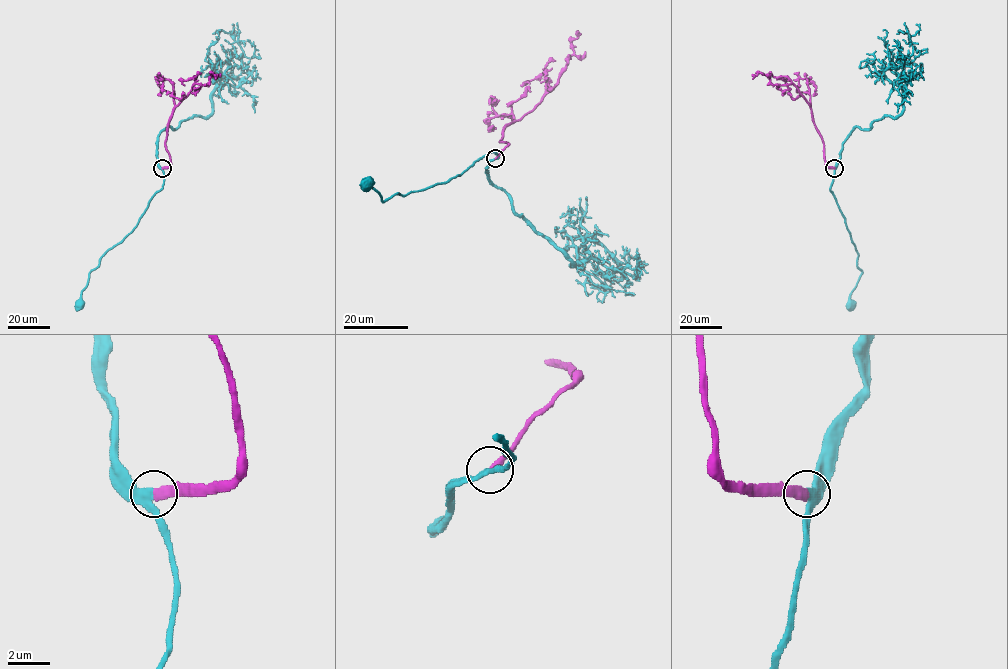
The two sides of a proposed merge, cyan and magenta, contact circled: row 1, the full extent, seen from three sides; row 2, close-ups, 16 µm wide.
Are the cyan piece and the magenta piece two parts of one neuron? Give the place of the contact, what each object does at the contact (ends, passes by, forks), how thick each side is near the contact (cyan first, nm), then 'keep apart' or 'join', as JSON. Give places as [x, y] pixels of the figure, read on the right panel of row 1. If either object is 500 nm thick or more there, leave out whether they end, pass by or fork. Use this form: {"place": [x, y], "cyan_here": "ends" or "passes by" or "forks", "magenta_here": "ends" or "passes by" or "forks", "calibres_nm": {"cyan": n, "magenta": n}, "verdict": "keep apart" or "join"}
{"place": [834, 168], "cyan_here": "passes by", "magenta_here": "ends", "calibres_nm": {"cyan": 320, "magenta": 400}, "verdict": "join"}

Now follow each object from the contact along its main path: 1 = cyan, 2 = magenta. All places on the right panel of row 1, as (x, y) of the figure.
1: (834, 168), (831, 191), (845, 218), (858, 254), (857, 266), (862, 272), (850, 296), (850, 306)
2: (834, 168), (825, 165), (822, 137), (810, 105), (796, 87), (793, 84), (774, 85), (760, 72), (752, 79)

